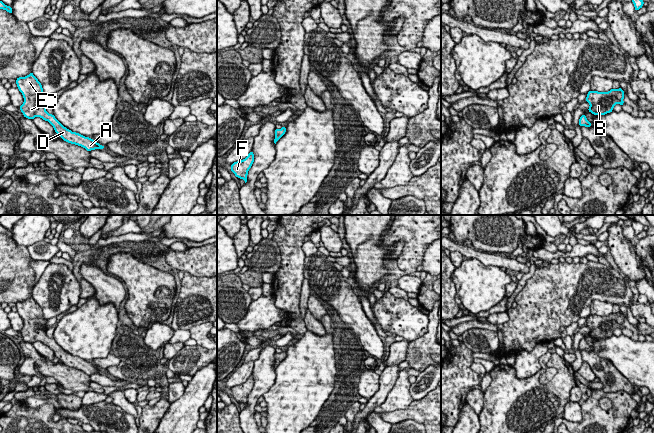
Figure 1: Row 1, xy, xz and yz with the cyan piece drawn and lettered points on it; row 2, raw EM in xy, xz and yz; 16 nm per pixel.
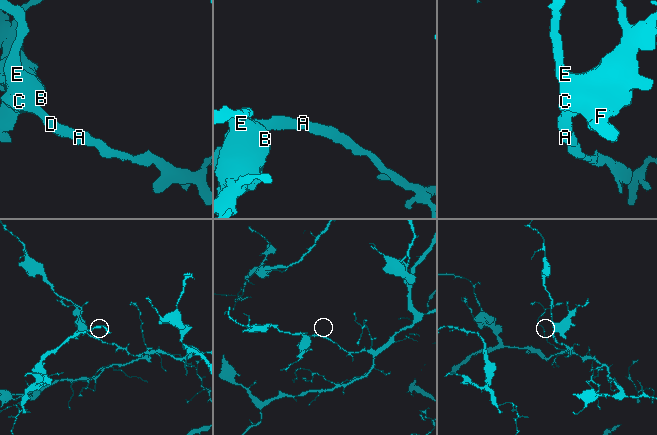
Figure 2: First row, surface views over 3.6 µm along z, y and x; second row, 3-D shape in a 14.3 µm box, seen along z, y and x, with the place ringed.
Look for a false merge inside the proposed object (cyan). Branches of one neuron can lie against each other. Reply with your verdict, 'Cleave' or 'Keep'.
Keep

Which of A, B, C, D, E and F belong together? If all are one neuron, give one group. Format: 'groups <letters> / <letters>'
groups A B C D E F

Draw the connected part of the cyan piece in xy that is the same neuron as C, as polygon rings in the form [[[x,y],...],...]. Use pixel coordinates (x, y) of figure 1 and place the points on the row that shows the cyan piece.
[[[31,72],[25,77],[16,79],[17,88],[22,93],[24,102],[20,106],[23,116],[28,119],[40,117],[48,121],[54,128],[54,131],[66,142],[75,144],[85,148],[87,151],[95,149],[104,149],[105,146],[100,145],[92,138],[85,137],[79,133],[72,132],[64,127],[53,114],[46,111],[47,101],[43,94],[43,88],[38,79]]]

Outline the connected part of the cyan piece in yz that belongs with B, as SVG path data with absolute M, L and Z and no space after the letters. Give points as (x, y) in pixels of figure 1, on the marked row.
M611 89L608 92L598 92L590 90L587 93L586 102L590 104L588 111L594 115L605 115L611 113L616 104L621 106L624 104L624 91L619 89Z

